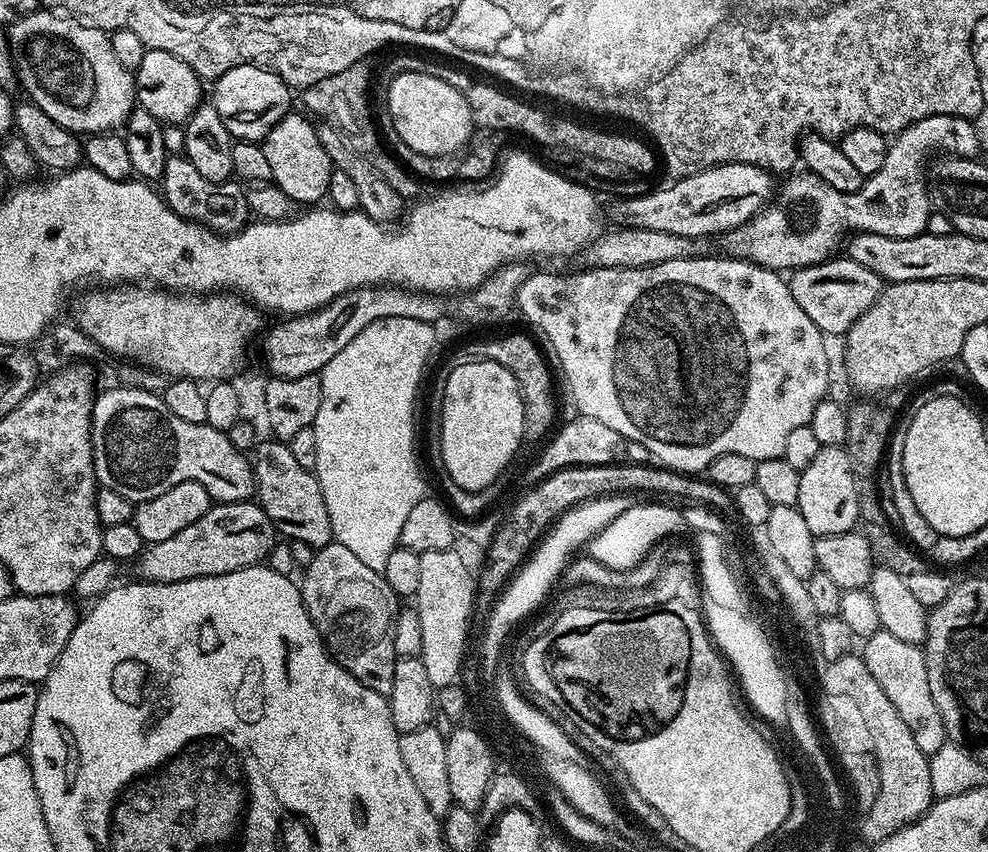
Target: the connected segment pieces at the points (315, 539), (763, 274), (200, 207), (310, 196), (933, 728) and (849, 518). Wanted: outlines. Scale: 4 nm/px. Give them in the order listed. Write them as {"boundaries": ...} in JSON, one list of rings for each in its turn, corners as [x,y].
{"boundaries":[[[[268,438],[265,444],[264,441],[257,443],[252,473],[256,475],[255,495],[260,509],[272,519],[281,537],[289,541],[306,542],[314,550],[333,543],[330,514],[326,510],[326,498],[322,498],[315,471],[301,466],[294,459],[294,454],[290,454],[285,441]]],[[[705,254],[703,256],[693,256],[690,260],[675,260],[674,262],[662,262],[654,266],[646,266],[645,268],[589,268],[585,267],[584,272],[572,272],[569,276],[559,276],[556,272],[536,272],[533,271],[526,278],[526,282],[522,284],[516,295],[516,308],[521,312],[542,335],[548,339],[547,347],[556,351],[556,360],[560,363],[560,368],[564,371],[564,376],[568,379],[568,388],[572,391],[572,400],[576,403],[576,412],[581,416],[589,416],[590,418],[598,418],[598,422],[603,422],[605,426],[610,426],[610,430],[618,430],[618,434],[622,434],[625,441],[633,440],[634,442],[642,442],[642,446],[646,446],[646,450],[650,450],[653,461],[657,465],[670,468],[674,472],[681,474],[700,474],[708,469],[710,462],[714,462],[714,458],[718,458],[718,454],[743,454],[751,460],[769,460],[770,458],[778,458],[783,456],[786,450],[786,441],[790,433],[798,426],[806,426],[810,422],[810,418],[814,414],[814,406],[818,406],[820,400],[825,399],[829,395],[828,392],[828,348],[826,337],[823,332],[818,330],[818,326],[814,326],[814,322],[810,322],[809,316],[803,312],[802,306],[798,306],[798,302],[794,302],[794,294],[790,294],[787,279],[779,271],[771,268],[764,268],[761,264],[754,264],[751,260],[738,260],[727,254],[719,254],[720,256],[711,256]]],[[[169,156],[166,170],[158,181],[159,191],[173,210],[195,224],[203,224],[212,232],[231,234],[239,232],[249,223],[250,213],[244,188],[235,179],[226,182],[210,182],[192,163],[184,157]]],[[[296,110],[289,111],[272,127],[270,134],[264,136],[262,143],[270,165],[271,183],[286,190],[297,205],[316,206],[328,195],[333,167],[326,150],[322,150],[322,142],[318,142],[317,125],[304,116],[299,116]]],[[[883,630],[876,632],[863,641],[862,655],[866,662],[866,670],[874,674],[878,686],[890,698],[894,710],[898,710],[902,722],[906,722],[918,750],[931,758],[944,744],[949,743],[946,726],[942,726],[942,714],[938,714],[938,705],[934,702],[934,694],[930,694],[930,678],[926,678],[926,658],[924,649],[919,644],[901,642],[894,634]]],[[[821,448],[818,458],[802,469],[795,508],[806,518],[815,537],[853,531],[861,523],[862,505],[856,475],[847,448]]]]}

